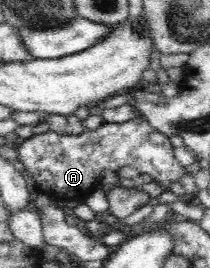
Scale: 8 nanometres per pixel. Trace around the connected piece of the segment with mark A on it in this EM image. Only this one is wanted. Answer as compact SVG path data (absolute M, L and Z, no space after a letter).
M138 116L126 123L104 123L95 130L73 135L46 131L19 142L18 157L22 167L34 178L40 194L60 203L84 200L101 183L102 171L118 171L120 167L134 167L148 173L153 181L168 189L172 181L179 181L186 173L174 158L170 138L156 131L146 119Z

